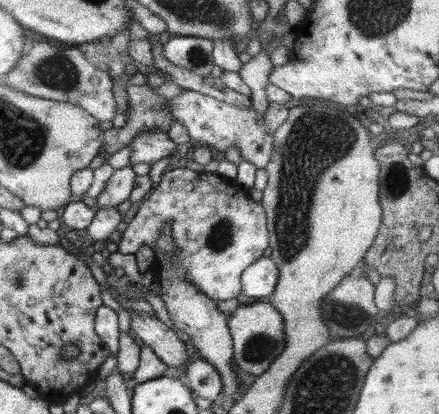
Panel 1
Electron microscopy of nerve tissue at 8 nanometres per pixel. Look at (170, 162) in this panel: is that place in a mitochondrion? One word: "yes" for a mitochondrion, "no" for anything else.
no

